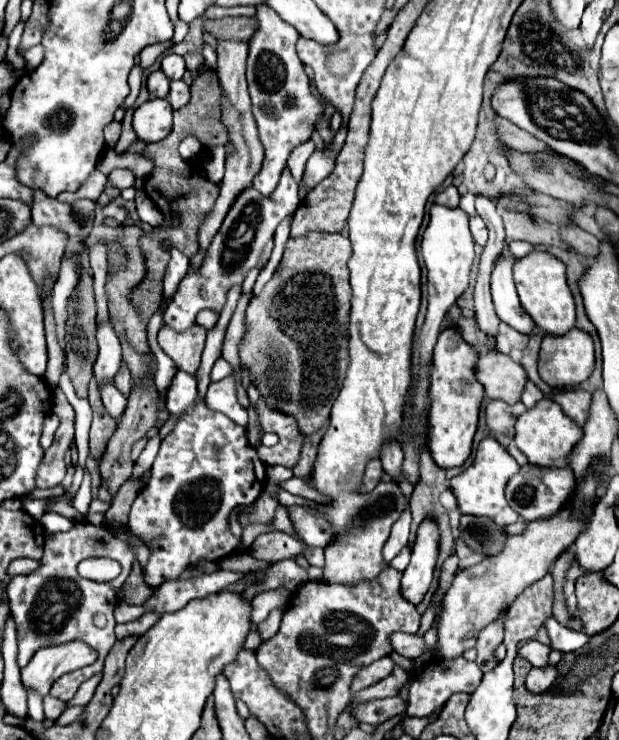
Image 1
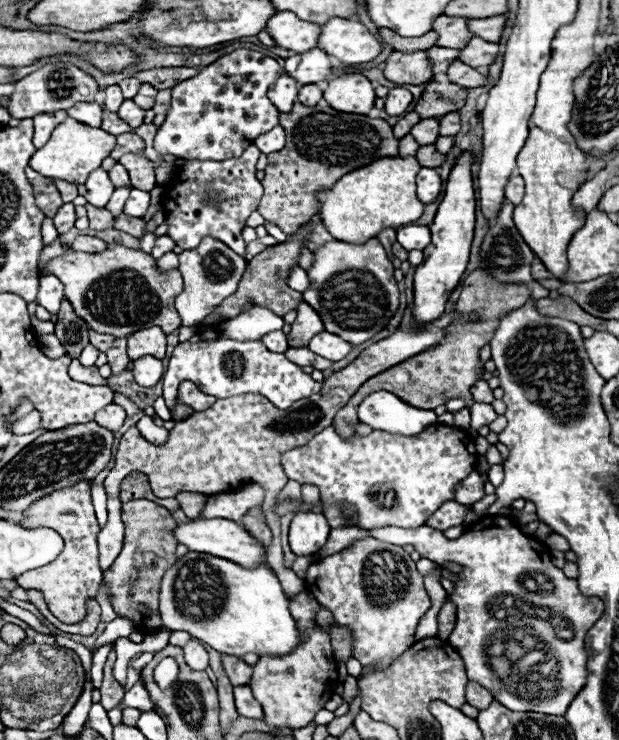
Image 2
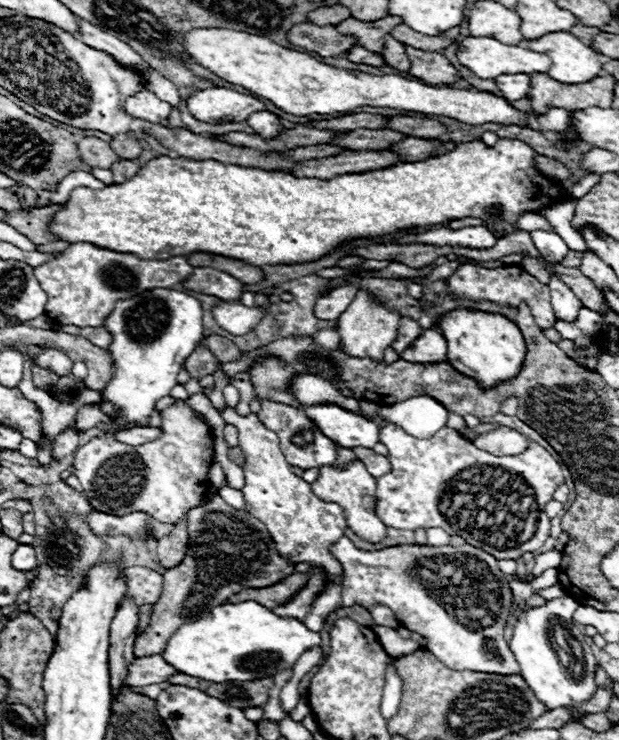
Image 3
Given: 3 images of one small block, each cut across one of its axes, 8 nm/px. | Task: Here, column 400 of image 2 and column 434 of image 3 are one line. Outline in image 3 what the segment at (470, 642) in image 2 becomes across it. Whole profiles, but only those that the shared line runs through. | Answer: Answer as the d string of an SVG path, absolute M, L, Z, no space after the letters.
M432 528L432 530L428 530L428 532L426 532L426 538L428 538L426 544L430 544L430 546L446 546L446 544L450 542L450 534L444 532L442 528Z

